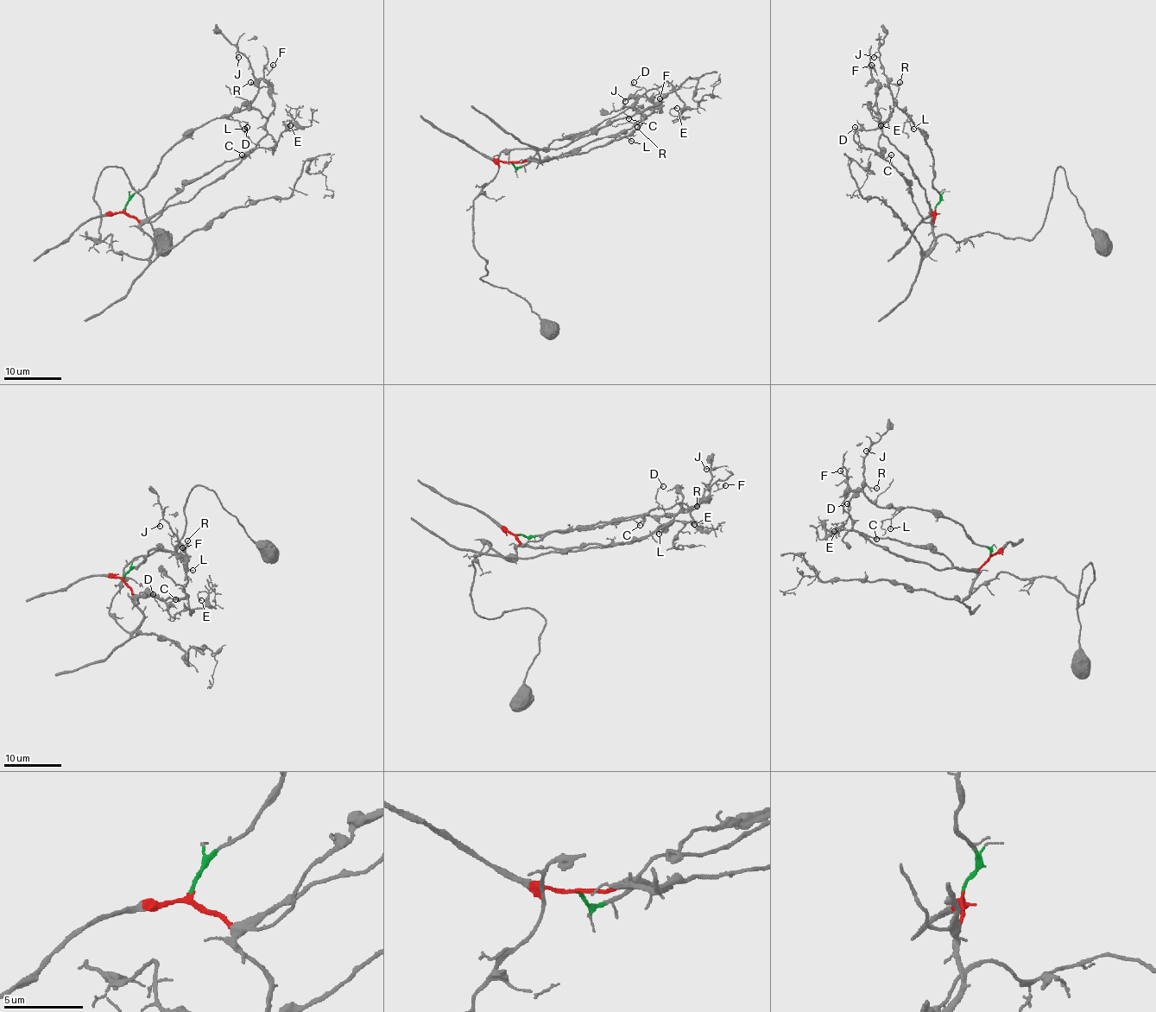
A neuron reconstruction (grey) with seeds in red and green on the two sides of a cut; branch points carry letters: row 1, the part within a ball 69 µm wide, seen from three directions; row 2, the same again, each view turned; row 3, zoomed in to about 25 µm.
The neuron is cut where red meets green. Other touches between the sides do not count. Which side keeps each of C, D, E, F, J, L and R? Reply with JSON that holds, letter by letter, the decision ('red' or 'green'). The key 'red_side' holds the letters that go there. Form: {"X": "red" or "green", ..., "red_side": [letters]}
{"C": "red", "D": "red", "E": "red", "F": "red", "J": "green", "L": "green", "R": "green", "red_side": ["C", "D", "E", "F"]}

